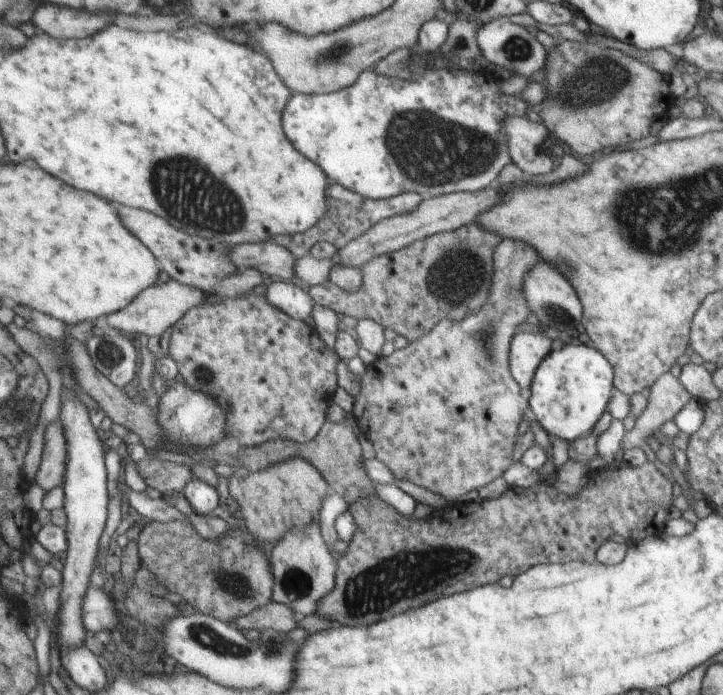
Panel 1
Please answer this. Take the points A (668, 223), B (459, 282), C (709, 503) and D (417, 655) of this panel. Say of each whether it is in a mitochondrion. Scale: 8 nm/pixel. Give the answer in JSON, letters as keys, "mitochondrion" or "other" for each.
{"A":"mitochondrion","B":"mitochondrion","C":"other","D":"other"}

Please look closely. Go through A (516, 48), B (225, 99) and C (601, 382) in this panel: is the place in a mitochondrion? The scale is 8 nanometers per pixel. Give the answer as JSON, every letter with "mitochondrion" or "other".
{"A":"mitochondrion","B":"other","C":"other"}

